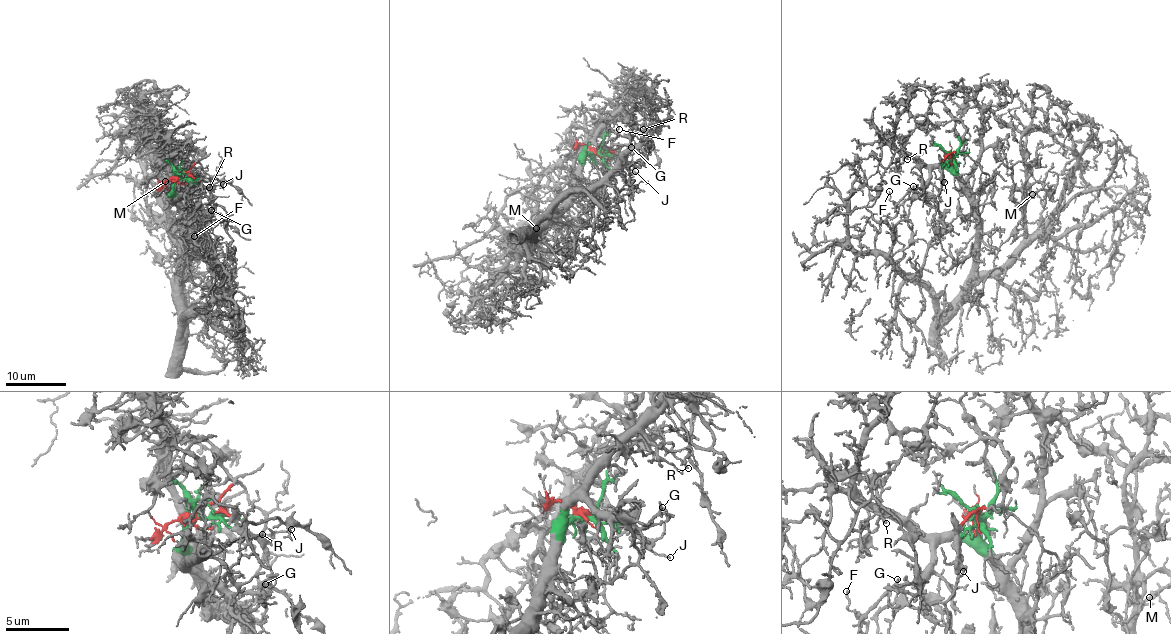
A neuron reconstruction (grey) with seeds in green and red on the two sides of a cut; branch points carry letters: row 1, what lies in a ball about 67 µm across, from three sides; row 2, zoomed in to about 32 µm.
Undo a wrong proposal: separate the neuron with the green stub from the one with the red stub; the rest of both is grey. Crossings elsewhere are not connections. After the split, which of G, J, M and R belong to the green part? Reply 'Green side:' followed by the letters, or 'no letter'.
Green side: G, M, R

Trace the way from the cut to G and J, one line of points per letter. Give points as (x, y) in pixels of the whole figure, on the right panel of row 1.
G: (951, 155), (949, 166), (942, 165), (932, 169), (922, 194), (911, 189), (912, 186)
J: (951, 155), (940, 169), (945, 182)

